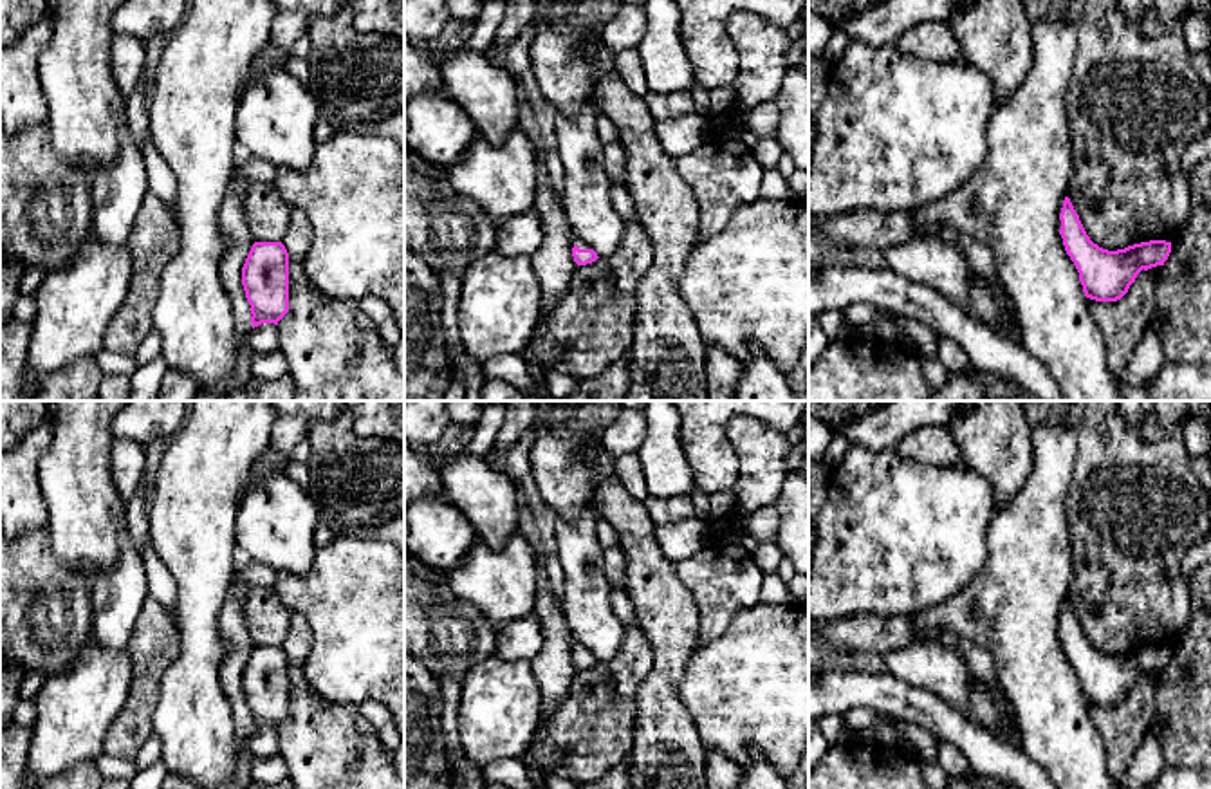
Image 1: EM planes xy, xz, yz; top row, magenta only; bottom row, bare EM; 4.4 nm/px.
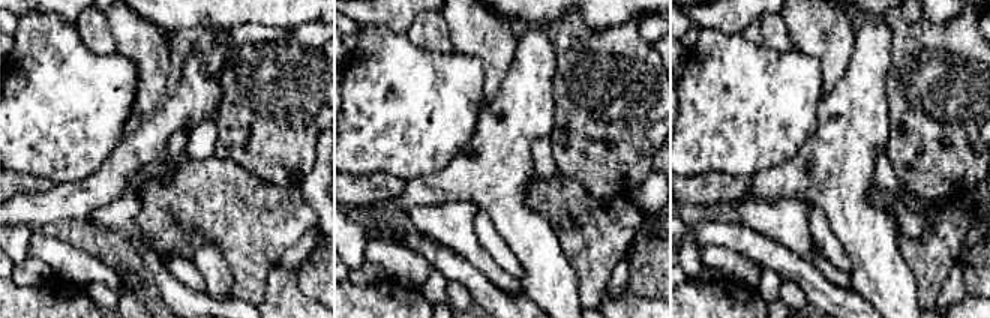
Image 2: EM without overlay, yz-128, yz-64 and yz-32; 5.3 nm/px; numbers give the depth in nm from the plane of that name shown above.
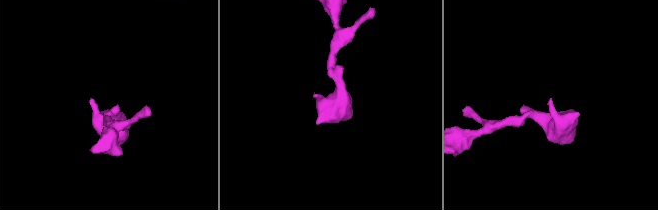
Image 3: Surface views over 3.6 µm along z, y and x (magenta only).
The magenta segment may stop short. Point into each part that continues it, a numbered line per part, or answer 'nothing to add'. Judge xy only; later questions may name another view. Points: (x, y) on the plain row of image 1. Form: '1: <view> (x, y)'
nothing to add

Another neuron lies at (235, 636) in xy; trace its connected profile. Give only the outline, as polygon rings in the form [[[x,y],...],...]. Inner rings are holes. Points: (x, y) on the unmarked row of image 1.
[[[233,576],[229,594],[218,614],[218,630],[224,645],[224,659],[218,670],[218,679],[231,704],[235,720],[235,738],[240,749],[245,747],[247,740],[253,735],[251,710],[245,702],[245,695],[242,690],[242,672],[254,648],[244,614],[245,599],[245,590]]]

